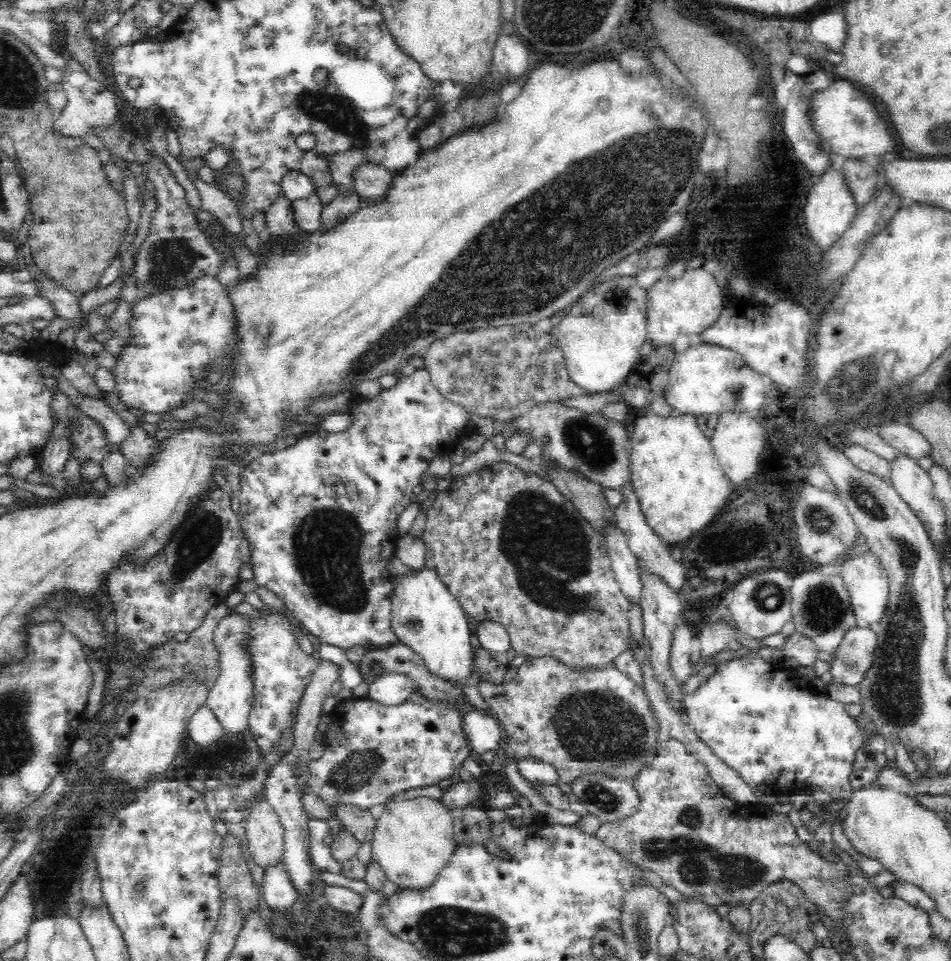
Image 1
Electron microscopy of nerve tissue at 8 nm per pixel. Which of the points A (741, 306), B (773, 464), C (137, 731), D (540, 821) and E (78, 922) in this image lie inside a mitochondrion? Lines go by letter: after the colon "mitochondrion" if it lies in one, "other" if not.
A: other
B: other
C: other
D: other
E: other

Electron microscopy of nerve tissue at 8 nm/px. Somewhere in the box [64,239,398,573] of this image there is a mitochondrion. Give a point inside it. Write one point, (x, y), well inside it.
(149, 538)

